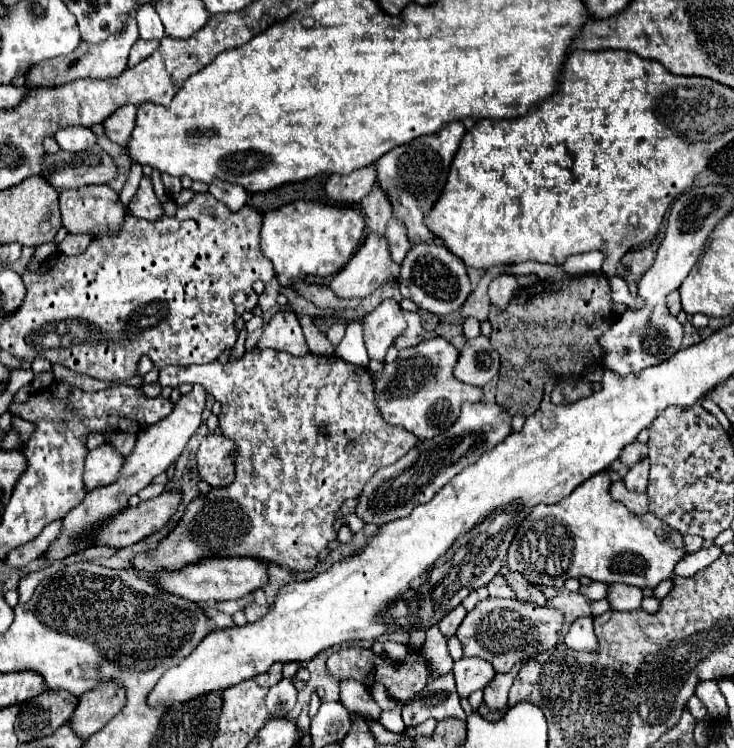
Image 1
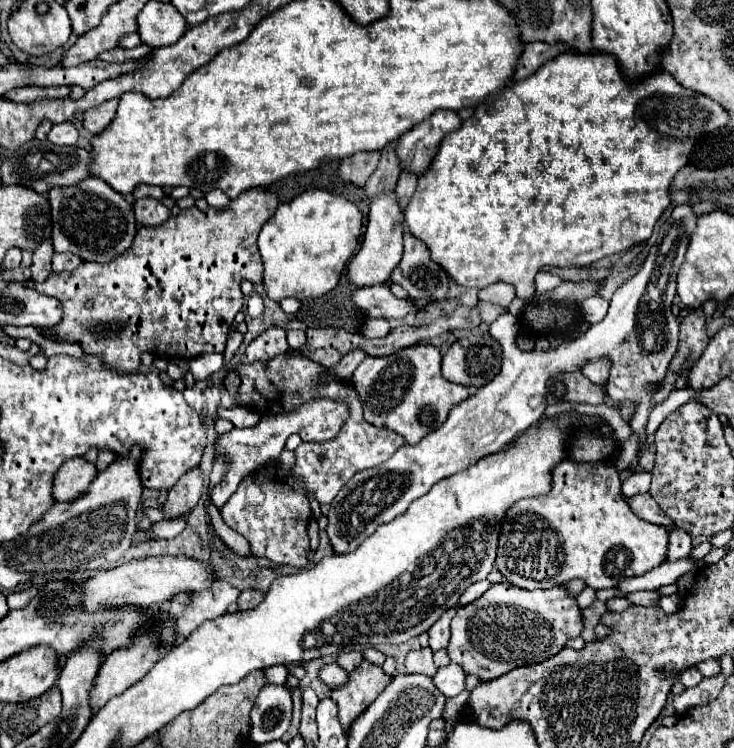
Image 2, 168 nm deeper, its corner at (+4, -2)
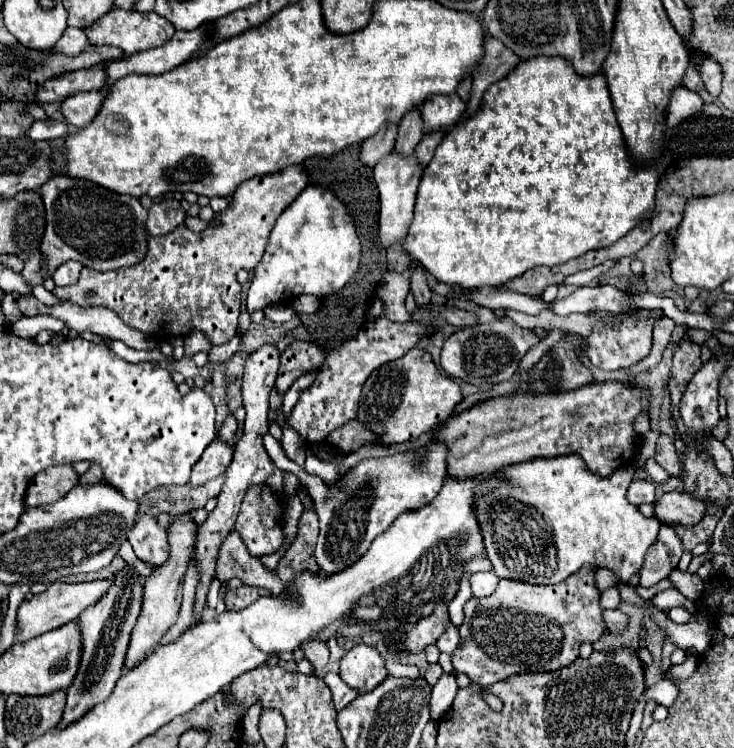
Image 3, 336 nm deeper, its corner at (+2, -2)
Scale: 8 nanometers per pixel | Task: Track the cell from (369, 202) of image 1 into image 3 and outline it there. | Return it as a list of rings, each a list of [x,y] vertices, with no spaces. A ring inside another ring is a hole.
[[[418,106],[418,108],[408,110],[408,114],[404,114],[400,118],[398,138],[396,138],[394,150],[400,150],[400,154],[412,154],[416,144],[420,142],[422,134],[424,134],[424,124],[422,124],[420,106]]]

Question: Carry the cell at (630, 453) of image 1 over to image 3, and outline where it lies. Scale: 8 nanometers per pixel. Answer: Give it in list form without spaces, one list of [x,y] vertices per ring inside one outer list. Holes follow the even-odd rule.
[[[666,434],[658,436],[658,444],[656,444],[656,462],[670,474],[680,478],[684,474],[684,466],[680,462],[680,456],[674,448],[674,440]]]

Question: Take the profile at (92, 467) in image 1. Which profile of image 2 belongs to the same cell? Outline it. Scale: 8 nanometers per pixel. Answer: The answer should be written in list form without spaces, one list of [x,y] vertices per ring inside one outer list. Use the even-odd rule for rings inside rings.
[[[82,456],[66,460],[54,478],[54,498],[58,498],[58,502],[76,500],[78,496],[86,494],[96,474],[96,464],[88,462]]]

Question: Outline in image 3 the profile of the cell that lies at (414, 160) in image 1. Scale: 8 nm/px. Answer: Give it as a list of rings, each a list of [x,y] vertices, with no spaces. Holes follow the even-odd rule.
[[[456,92],[452,94],[434,94],[422,104],[422,118],[426,130],[454,126],[464,114],[466,104]]]

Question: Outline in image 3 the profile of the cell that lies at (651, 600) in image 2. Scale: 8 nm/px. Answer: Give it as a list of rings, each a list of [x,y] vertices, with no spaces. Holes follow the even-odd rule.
[[[674,588],[656,594],[652,600],[654,600],[654,604],[656,604],[660,610],[664,610],[664,612],[668,612],[670,608],[676,608],[676,606],[686,608],[688,612],[694,612],[694,610],[698,608],[698,602],[688,600],[686,596],[682,596],[682,594],[680,594],[678,590],[674,590]]]

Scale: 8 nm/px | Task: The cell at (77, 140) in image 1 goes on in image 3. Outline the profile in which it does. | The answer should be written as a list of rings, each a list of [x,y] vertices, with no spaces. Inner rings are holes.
[[[34,120],[32,126],[26,130],[26,136],[32,140],[54,140],[54,138],[64,138],[68,134],[66,122],[56,122],[56,120]]]

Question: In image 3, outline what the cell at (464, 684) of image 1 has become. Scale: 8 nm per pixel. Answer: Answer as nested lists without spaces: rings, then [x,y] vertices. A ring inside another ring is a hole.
[[[442,674],[442,678],[434,684],[430,694],[430,716],[432,720],[440,720],[452,706],[454,694],[456,694],[456,676],[454,674]]]

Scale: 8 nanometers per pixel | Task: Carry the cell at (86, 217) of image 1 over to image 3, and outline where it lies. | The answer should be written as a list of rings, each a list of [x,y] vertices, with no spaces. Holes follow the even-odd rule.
[[[56,176],[42,188],[40,196],[46,208],[46,232],[42,238],[40,274],[48,278],[62,262],[78,260],[92,270],[116,270],[122,266],[134,266],[146,256],[148,232],[146,232],[146,208],[138,198],[114,194],[88,180]]]

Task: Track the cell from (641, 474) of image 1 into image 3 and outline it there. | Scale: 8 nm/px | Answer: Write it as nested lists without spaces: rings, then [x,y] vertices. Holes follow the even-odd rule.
[[[634,480],[626,494],[628,502],[634,506],[640,504],[654,504],[654,484],[648,480]]]

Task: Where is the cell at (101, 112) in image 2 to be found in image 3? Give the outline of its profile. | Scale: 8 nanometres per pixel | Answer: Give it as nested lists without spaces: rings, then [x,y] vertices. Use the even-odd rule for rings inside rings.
[[[94,90],[68,96],[62,102],[62,114],[72,126],[84,128],[98,114],[102,100],[104,100],[104,92],[94,92]]]

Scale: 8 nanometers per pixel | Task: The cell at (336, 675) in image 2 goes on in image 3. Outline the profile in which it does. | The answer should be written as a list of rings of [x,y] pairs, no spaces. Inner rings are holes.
[[[306,640],[300,644],[300,650],[304,652],[306,660],[314,666],[314,668],[324,668],[328,664],[328,648],[324,642],[320,640]]]

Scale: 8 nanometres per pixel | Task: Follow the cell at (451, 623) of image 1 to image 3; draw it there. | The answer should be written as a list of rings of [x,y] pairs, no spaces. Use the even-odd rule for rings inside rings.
[[[454,624],[448,626],[448,630],[440,636],[440,640],[436,642],[436,646],[440,648],[440,652],[446,652],[446,654],[452,654],[458,646],[458,628]]]

